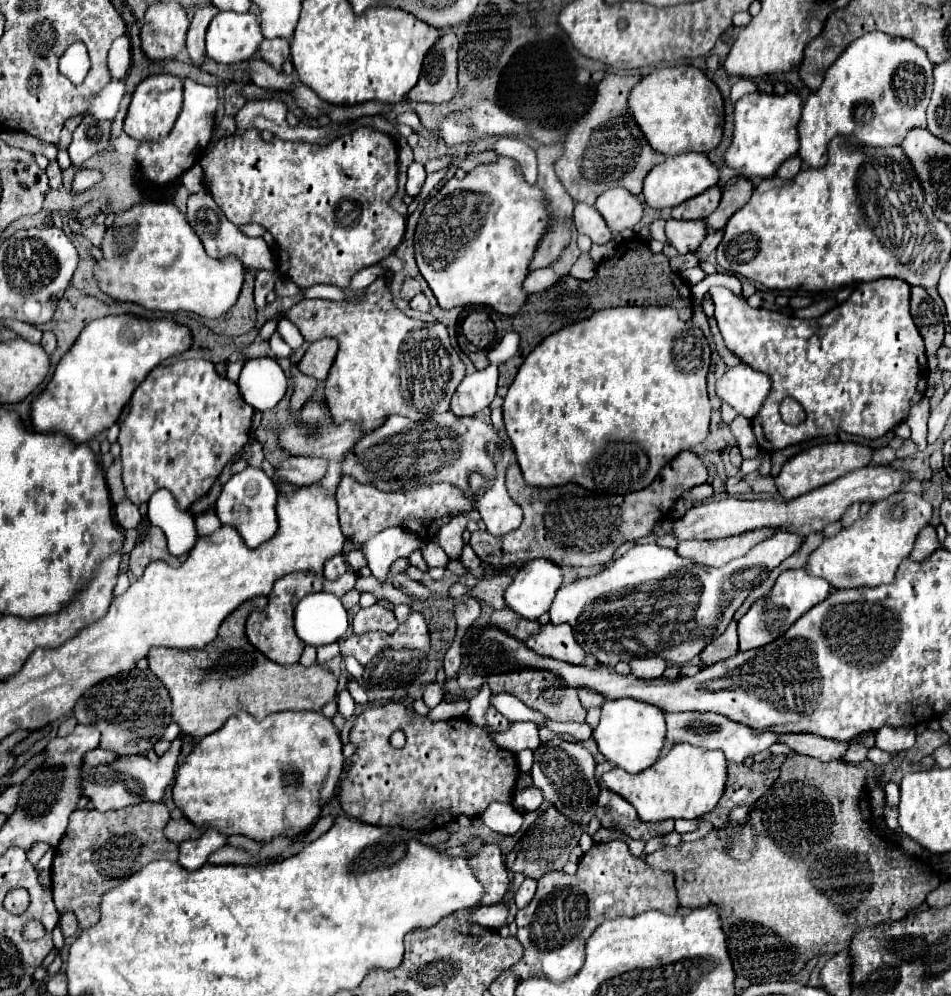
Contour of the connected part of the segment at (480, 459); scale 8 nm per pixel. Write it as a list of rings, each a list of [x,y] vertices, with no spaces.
[[[450,412],[434,414],[414,422],[404,416],[390,416],[378,430],[366,434],[342,464],[342,474],[358,478],[380,490],[402,490],[418,484],[450,482],[458,486],[480,512],[486,528],[494,536],[516,530],[522,522],[520,506],[508,496],[504,476],[510,466],[506,442],[498,432],[476,416],[456,416]]]

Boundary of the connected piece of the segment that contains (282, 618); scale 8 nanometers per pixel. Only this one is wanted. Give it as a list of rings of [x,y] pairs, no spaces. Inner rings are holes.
[[[290,574],[286,578],[280,578],[274,584],[274,590],[268,594],[268,606],[264,610],[254,610],[248,616],[246,638],[250,640],[250,644],[276,664],[284,664],[284,666],[296,664],[306,644],[300,642],[300,638],[296,636],[296,630],[294,630],[294,606],[306,594],[312,594],[314,590],[324,590],[322,582],[324,582],[324,576],[314,578],[314,574]]]

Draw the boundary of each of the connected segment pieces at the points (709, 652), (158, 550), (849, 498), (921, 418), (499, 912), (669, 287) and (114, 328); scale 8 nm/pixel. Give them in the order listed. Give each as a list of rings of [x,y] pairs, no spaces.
[[[730,622],[726,632],[718,636],[714,642],[710,642],[702,652],[700,660],[704,666],[712,666],[720,660],[732,658],[738,652],[738,634],[736,634],[736,622]]]
[[[150,526],[146,538],[140,544],[136,544],[136,548],[132,550],[132,554],[130,554],[130,572],[136,578],[140,578],[142,572],[144,572],[144,568],[152,560],[164,560],[164,562],[168,562],[174,568],[180,566],[180,558],[176,558],[176,556],[172,556],[168,552],[168,548],[166,548],[166,536],[156,526]]]
[[[866,466],[794,500],[754,500],[754,502],[744,502],[736,498],[708,500],[692,506],[682,518],[678,518],[674,522],[672,536],[680,542],[716,540],[716,538],[744,534],[756,528],[780,528],[786,532],[808,536],[812,532],[822,532],[830,522],[838,520],[846,512],[846,508],[854,502],[878,502],[888,498],[890,494],[900,490],[904,480],[906,480],[906,474],[896,472],[890,466]]]
[[[922,398],[920,404],[914,406],[910,410],[910,416],[906,418],[906,424],[912,430],[910,438],[914,438],[914,444],[918,446],[919,451],[923,451],[926,448],[926,422],[928,422],[928,414],[930,414],[928,398]]]
[[[504,902],[500,904],[494,904],[494,906],[484,906],[484,908],[476,908],[472,912],[472,918],[474,922],[482,924],[482,926],[488,926],[488,928],[502,928],[506,926],[506,918],[508,918],[508,906]]]
[[[640,238],[627,240],[618,245],[612,258],[602,261],[596,270],[596,274],[590,282],[576,280],[572,276],[560,278],[554,286],[550,286],[544,292],[530,294],[526,306],[516,316],[498,316],[498,336],[506,332],[518,332],[522,342],[520,350],[514,358],[500,364],[500,386],[510,386],[518,368],[522,366],[524,358],[538,346],[546,336],[588,318],[590,310],[602,310],[602,308],[614,308],[614,306],[674,306],[680,312],[682,320],[692,318],[692,294],[690,286],[684,286],[684,280],[676,278],[676,274],[670,270],[669,259],[664,254],[652,254],[646,240]]]
[[[122,314],[90,322],[58,362],[46,390],[32,402],[34,430],[62,432],[76,442],[92,440],[96,434],[116,424],[132,392],[154,366],[170,356],[186,352],[190,346],[190,330],[172,320],[144,320]]]

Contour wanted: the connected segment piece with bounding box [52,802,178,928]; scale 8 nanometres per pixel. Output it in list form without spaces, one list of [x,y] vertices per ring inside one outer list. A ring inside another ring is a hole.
[[[142,802],[116,812],[78,810],[72,812],[68,830],[56,848],[52,864],[52,894],[60,914],[74,912],[80,928],[90,928],[98,922],[98,906],[102,894],[120,884],[130,874],[154,860],[178,860],[178,846],[164,838],[164,826],[170,820],[168,808],[158,802]]]

